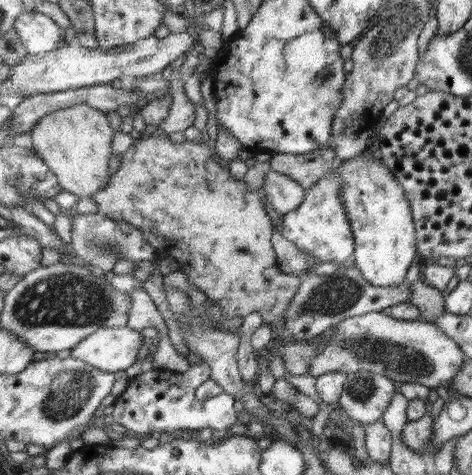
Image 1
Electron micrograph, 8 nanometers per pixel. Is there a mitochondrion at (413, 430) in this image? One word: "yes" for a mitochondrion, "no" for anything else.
no

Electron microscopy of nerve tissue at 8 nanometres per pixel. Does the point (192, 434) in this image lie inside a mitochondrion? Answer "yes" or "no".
no

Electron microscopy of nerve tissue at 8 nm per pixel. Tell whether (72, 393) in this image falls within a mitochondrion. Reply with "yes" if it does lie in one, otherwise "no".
yes

